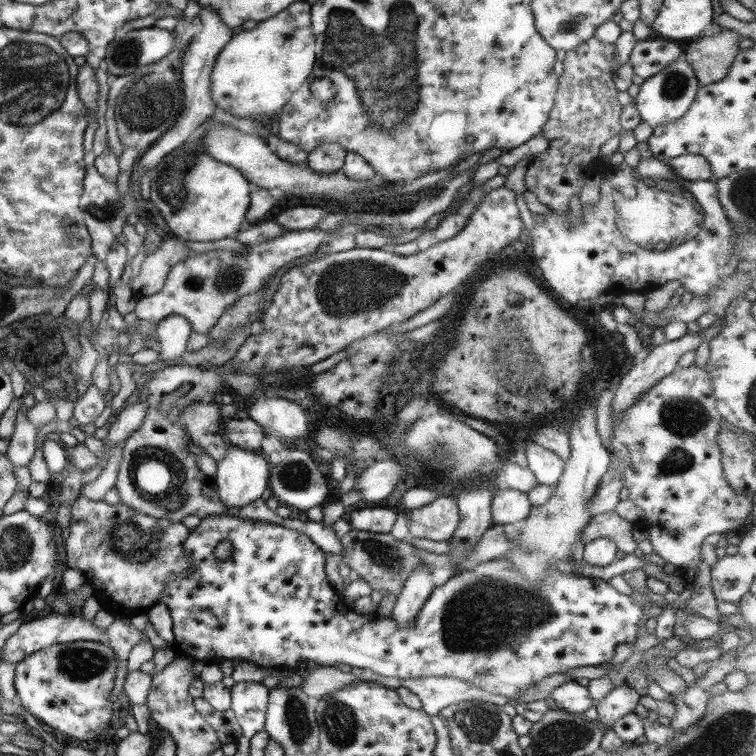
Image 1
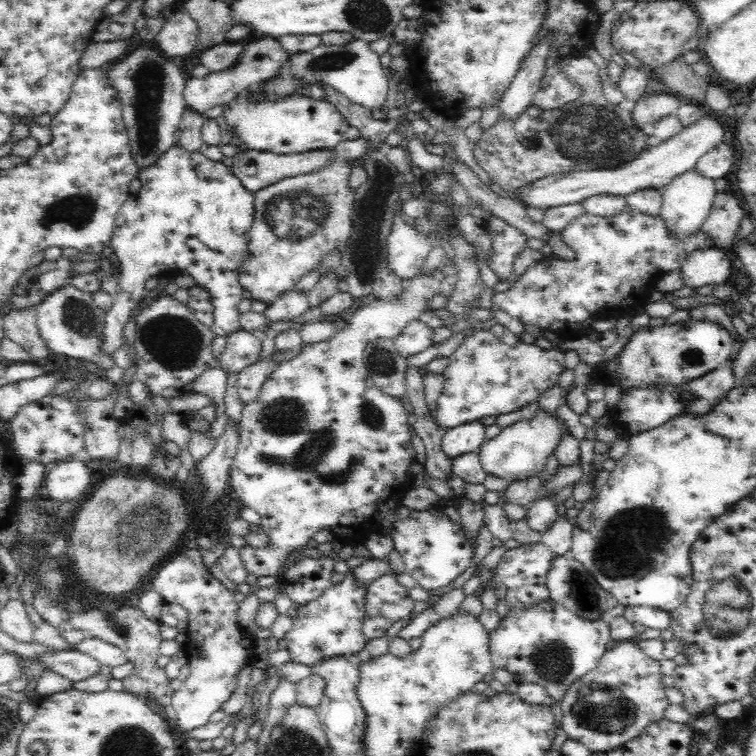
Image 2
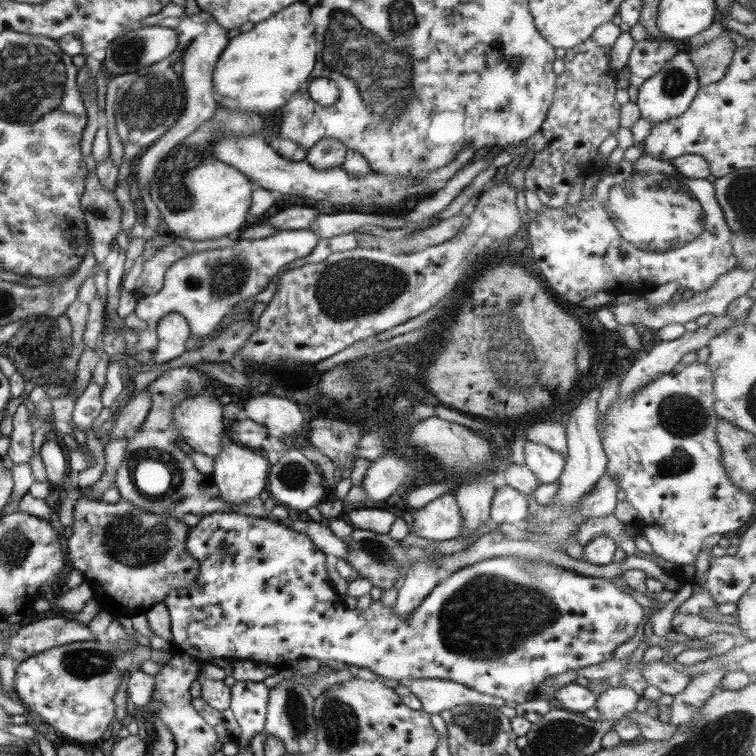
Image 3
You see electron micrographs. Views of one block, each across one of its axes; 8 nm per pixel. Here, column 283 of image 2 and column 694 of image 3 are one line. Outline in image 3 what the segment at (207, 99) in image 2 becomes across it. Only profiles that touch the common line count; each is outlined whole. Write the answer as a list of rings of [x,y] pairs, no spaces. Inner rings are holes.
[[[722,32],[719,37],[688,50],[691,65],[701,86],[711,85],[723,78],[735,48],[733,41]]]

